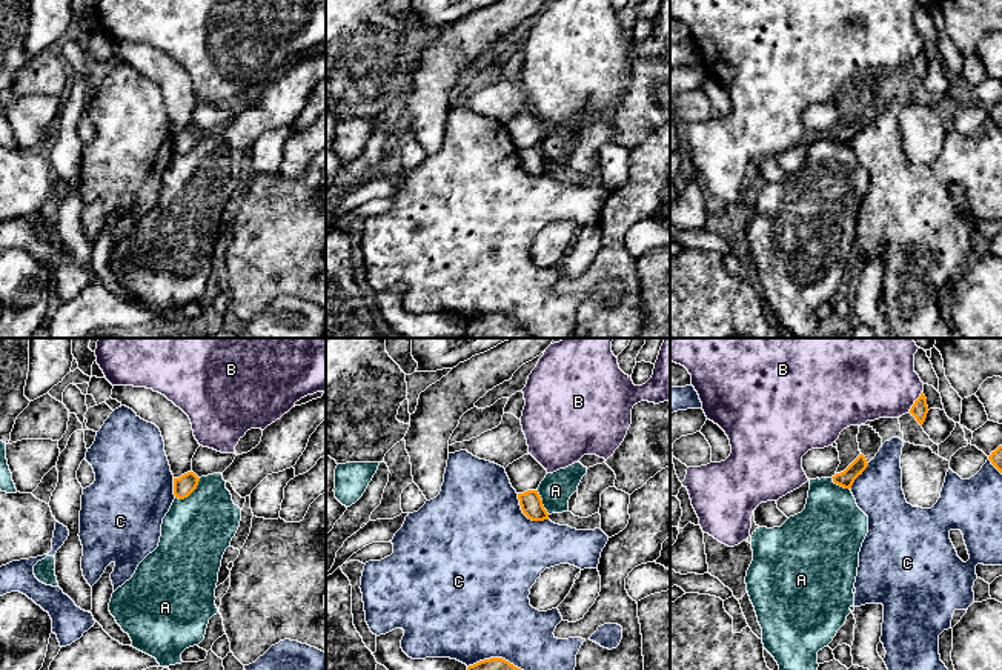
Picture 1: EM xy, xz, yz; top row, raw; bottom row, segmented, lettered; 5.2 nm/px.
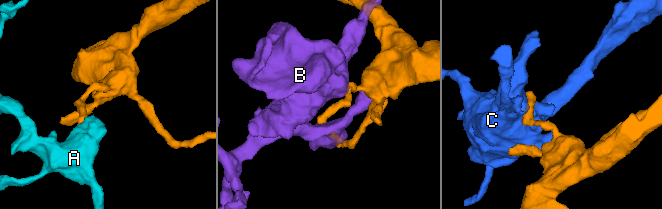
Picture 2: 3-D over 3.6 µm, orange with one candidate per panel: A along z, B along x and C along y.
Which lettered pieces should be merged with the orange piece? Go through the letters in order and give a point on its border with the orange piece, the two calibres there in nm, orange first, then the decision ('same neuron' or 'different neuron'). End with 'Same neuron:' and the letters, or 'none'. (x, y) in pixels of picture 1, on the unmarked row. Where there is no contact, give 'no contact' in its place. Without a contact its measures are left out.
A: xy (189, 149) | 110/360 nm | different neuron
B: yz (915, 57) | 90/400 nm | different neuron
C: xz (526, 171) | 120/500 nm | different neuron
Same neuron: none

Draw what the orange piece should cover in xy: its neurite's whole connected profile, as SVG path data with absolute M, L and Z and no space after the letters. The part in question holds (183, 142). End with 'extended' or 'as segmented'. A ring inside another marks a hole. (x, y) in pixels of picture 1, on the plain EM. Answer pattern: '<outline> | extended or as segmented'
M187 128L180 134L174 134L174 151L178 155L187 154L198 141L200 134L194 128Z | as segmented

